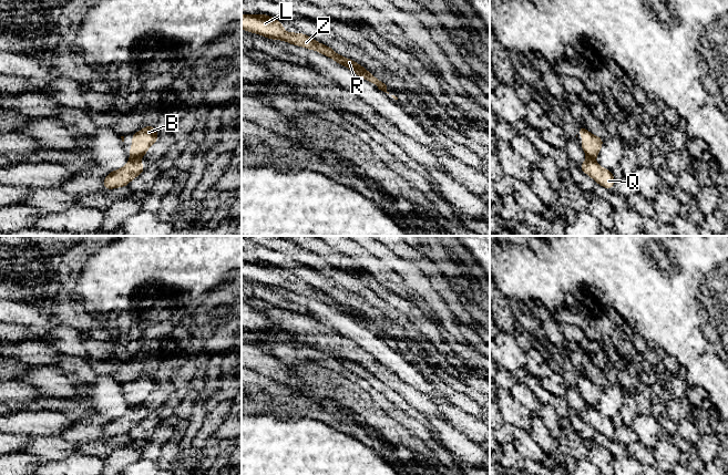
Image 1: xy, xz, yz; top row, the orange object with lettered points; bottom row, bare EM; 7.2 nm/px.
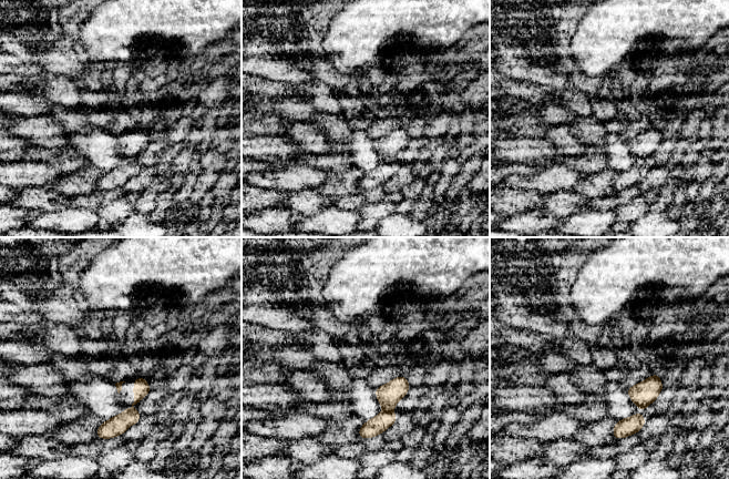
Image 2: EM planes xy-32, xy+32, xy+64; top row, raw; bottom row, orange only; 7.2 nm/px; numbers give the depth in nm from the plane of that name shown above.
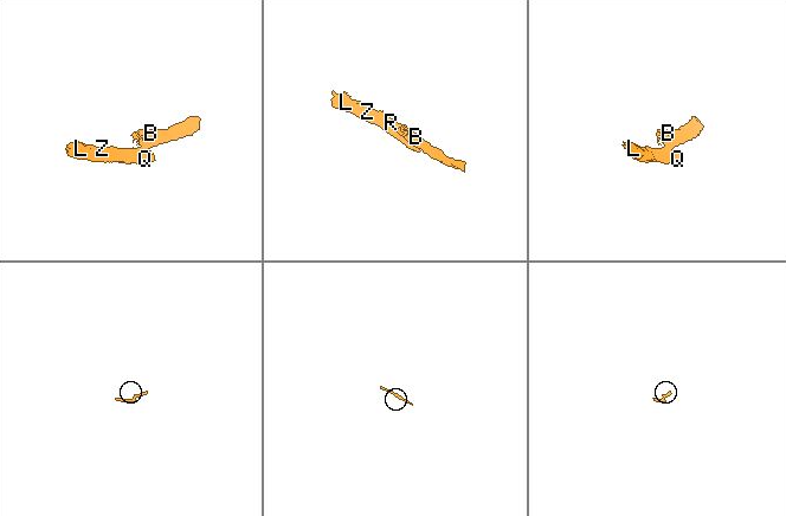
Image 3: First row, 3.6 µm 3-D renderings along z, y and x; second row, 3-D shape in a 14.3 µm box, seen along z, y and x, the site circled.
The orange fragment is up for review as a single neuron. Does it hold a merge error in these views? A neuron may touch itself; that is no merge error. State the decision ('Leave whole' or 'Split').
Split

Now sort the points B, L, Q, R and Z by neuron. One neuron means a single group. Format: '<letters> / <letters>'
B / L Q R Z

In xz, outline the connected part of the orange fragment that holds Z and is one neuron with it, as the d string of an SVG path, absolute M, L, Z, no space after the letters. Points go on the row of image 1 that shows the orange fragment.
M244 14L242 16L242 29L247 32L260 34L271 40L284 40L294 45L315 50L332 59L336 63L350 69L361 79L373 83L379 90L389 94L387 91L387 85L359 63L352 61L351 59L339 55L329 45L321 44L304 33L285 32L283 30L283 21L284 20L278 22L276 18L269 17L267 14Z

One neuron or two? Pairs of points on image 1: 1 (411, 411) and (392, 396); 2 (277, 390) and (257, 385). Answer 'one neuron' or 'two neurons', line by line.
1: one neuron
2: one neuron

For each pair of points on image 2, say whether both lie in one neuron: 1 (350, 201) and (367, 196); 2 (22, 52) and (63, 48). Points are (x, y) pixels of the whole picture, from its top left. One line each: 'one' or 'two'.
1: one
2: one

